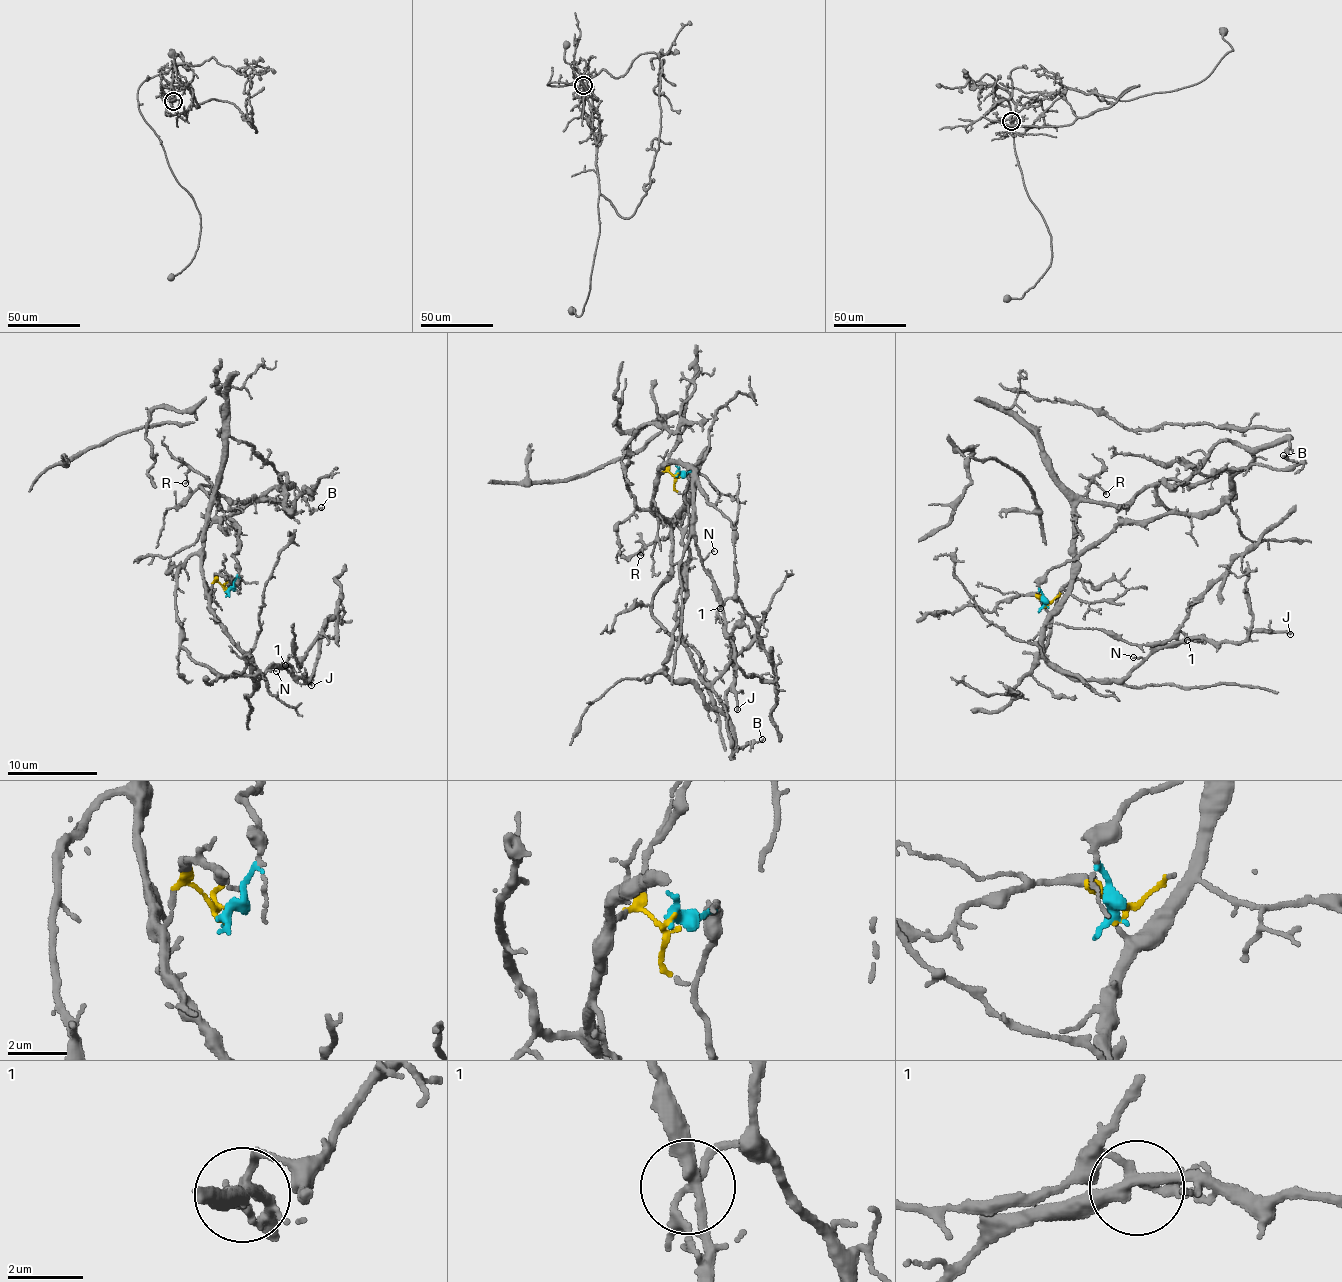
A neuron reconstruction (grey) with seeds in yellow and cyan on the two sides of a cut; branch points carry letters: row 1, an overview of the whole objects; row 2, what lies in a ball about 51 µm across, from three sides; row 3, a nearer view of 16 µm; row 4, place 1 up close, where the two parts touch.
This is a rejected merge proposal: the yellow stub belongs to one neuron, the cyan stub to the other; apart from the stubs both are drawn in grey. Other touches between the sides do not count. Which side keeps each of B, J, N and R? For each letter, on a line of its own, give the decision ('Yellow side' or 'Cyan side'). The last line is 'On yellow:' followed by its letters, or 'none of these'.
B: Cyan side
J: Yellow side
N: Yellow side
R: Yellow side
On yellow: J, N, R

